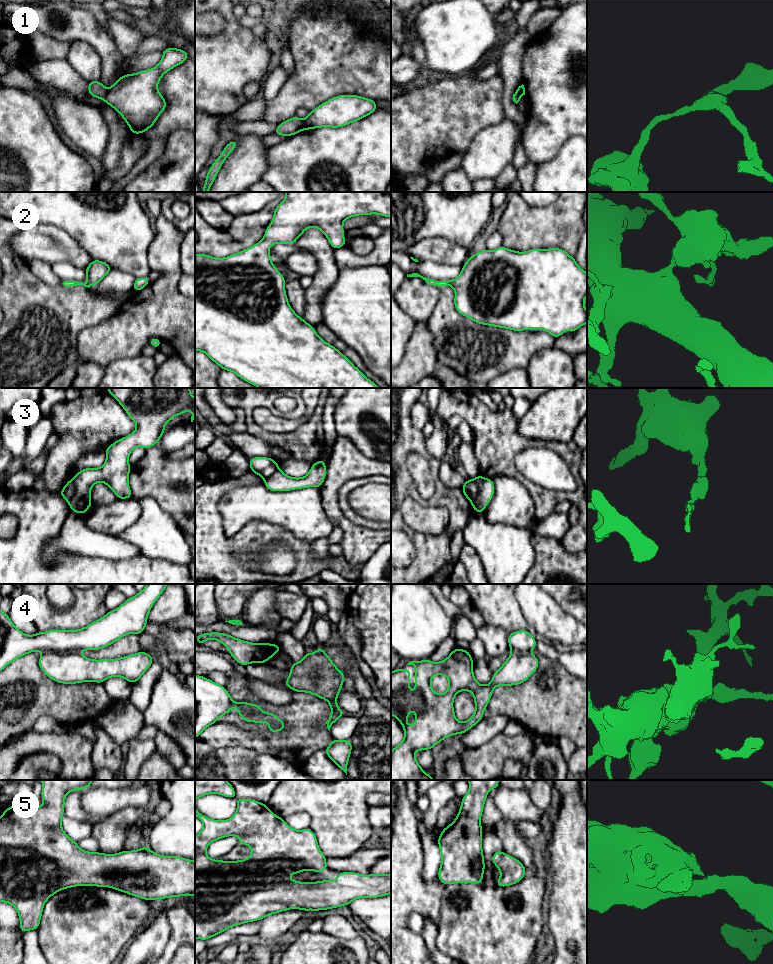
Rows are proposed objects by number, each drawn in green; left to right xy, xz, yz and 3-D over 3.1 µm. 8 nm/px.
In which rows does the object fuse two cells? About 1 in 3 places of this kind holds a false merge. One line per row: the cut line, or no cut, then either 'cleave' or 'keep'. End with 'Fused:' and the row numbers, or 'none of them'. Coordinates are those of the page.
1: cut xy (108, 89), (103, 99); cleave
2: cut none; keep
3: cut yz (474, 480), (476, 495), (472, 503); cleave
4: cut xy (44, 651), (76, 652); cleave
5: cut none; keep
Fused: 1, 3, 4

